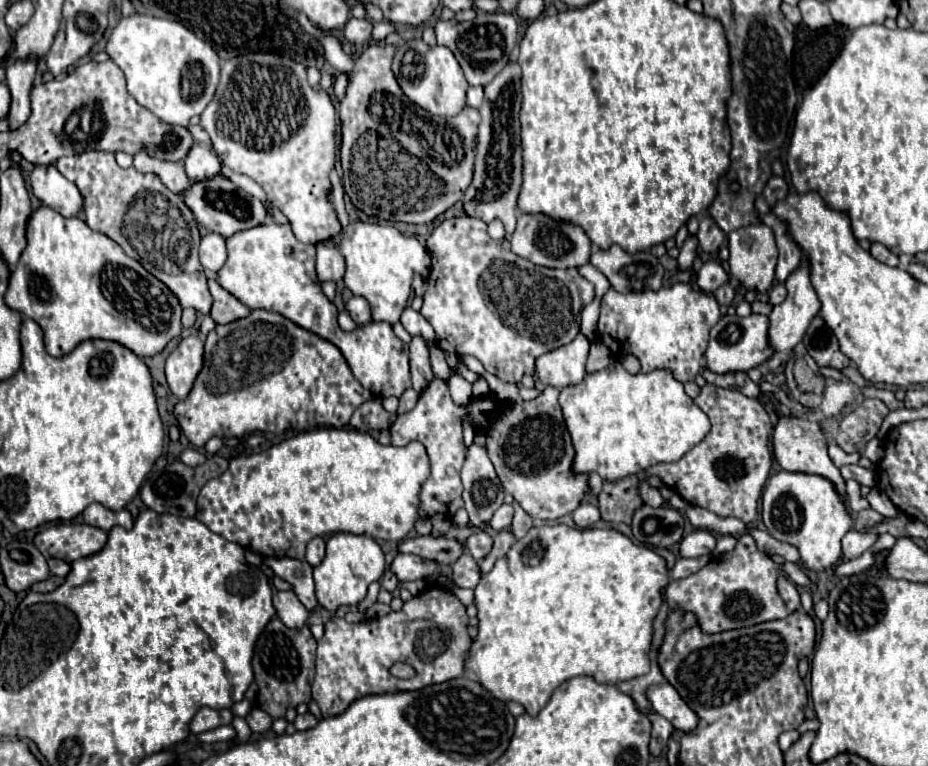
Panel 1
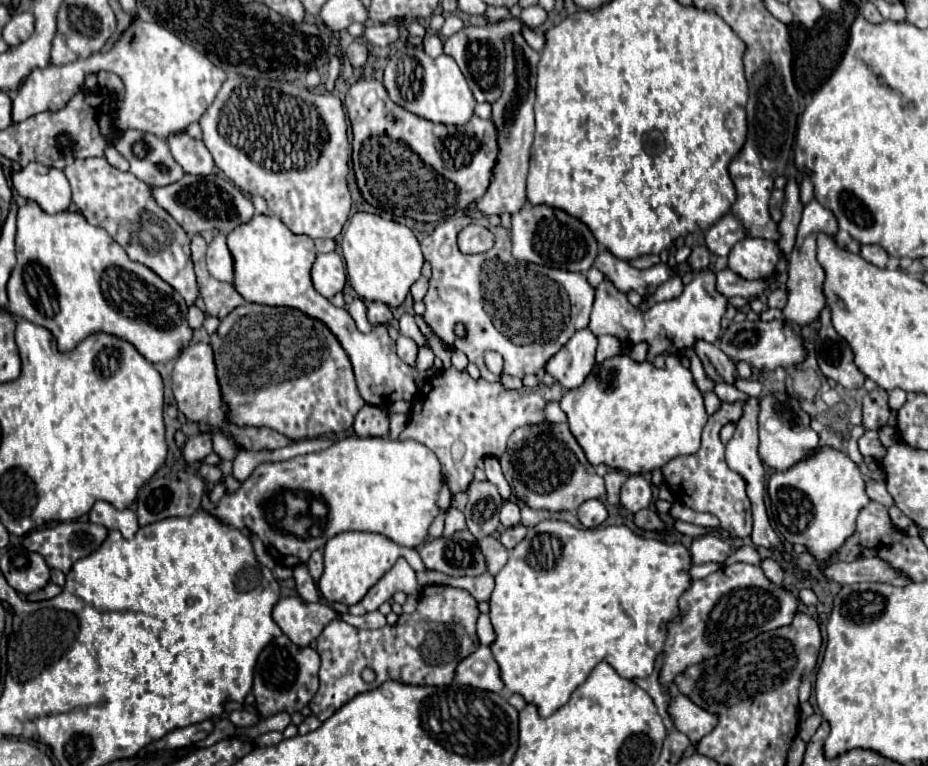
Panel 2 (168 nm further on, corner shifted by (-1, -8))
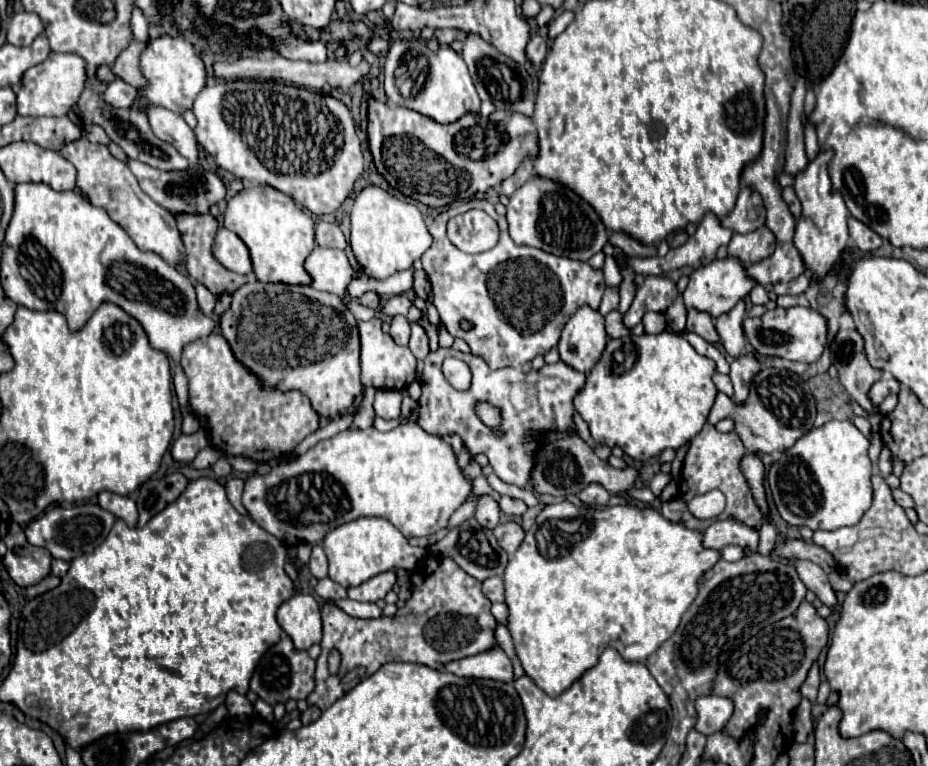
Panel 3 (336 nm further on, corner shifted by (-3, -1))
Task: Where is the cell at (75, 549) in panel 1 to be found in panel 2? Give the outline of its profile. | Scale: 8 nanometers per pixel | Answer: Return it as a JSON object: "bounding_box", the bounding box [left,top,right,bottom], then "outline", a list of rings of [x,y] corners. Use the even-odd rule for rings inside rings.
{"bounding_box":[23,521,107,573],"outline":[[[69,521],[69,523],[57,523],[55,527],[31,531],[23,539],[23,547],[43,555],[43,559],[47,561],[47,565],[51,569],[59,569],[59,571],[67,573],[77,559],[83,559],[83,557],[95,553],[95,549],[99,549],[99,545],[105,541],[105,537],[107,537],[107,529],[103,525],[95,525],[91,521]]]}

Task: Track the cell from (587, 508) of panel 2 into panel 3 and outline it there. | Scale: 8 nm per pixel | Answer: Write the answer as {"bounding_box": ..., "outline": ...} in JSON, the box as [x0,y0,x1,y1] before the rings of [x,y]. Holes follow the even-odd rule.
{"bounding_box":[579,484,609,506],"outline":[[[589,484],[579,492],[579,498],[583,504],[595,504],[595,506],[605,506],[609,500],[609,492],[601,484]]]}

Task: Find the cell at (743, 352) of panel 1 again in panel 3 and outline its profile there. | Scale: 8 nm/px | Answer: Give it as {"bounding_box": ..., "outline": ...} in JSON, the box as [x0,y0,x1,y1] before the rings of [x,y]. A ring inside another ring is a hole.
{"bounding_box":[743,306,827,364],"outline":[[[795,306],[789,310],[775,308],[767,310],[761,318],[745,318],[743,322],[745,336],[753,350],[763,356],[779,356],[787,360],[797,360],[805,364],[813,364],[821,358],[827,342],[827,320],[813,308]]]}

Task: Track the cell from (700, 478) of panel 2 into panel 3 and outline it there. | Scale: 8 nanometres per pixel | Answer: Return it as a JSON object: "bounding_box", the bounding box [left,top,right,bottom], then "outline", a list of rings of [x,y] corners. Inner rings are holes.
{"bounding_box":[662,424,763,531],"outline":[[[705,424],[703,430],[691,440],[691,448],[687,452],[687,460],[683,464],[683,476],[679,482],[679,495],[669,501],[662,502],[662,515],[672,522],[681,522],[687,528],[692,527],[691,529],[703,531],[705,529],[703,526],[706,524],[692,516],[688,511],[687,501],[699,496],[699,494],[705,494],[709,490],[719,488],[727,498],[727,510],[721,514],[721,518],[735,516],[737,520],[745,522],[747,526],[759,526],[759,522],[763,520],[763,514],[761,514],[761,508],[757,506],[757,502],[749,490],[747,478],[743,476],[743,470],[739,466],[743,456],[745,456],[745,450],[743,450],[743,444],[737,438],[737,434],[721,434],[711,424]]]}

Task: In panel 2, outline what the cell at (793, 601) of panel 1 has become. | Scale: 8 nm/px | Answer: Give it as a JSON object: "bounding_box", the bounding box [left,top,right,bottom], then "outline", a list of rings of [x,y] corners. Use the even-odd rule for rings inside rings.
{"bounding_box":[761,559,783,587],"outline":[[[763,559],[761,567],[763,567],[763,571],[765,571],[769,581],[773,581],[779,587],[783,587],[783,569],[775,559]]]}

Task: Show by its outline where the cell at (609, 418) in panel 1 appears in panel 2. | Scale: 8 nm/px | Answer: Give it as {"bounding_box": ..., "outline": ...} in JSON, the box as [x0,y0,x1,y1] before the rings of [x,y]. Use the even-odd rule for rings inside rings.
{"bounding_box":[561,355,707,475],"outline":[[[617,355],[601,365],[595,365],[585,383],[577,389],[567,391],[561,397],[561,409],[567,415],[567,423],[571,433],[575,435],[577,443],[585,451],[587,461],[597,467],[605,463],[611,469],[619,469],[627,475],[643,475],[651,473],[667,461],[691,455],[699,451],[701,445],[701,431],[707,423],[707,411],[703,407],[703,395],[697,389],[693,375],[689,369],[685,369],[679,361],[679,357],[667,355],[665,369],[655,369],[651,363],[635,363],[627,355]]]}

